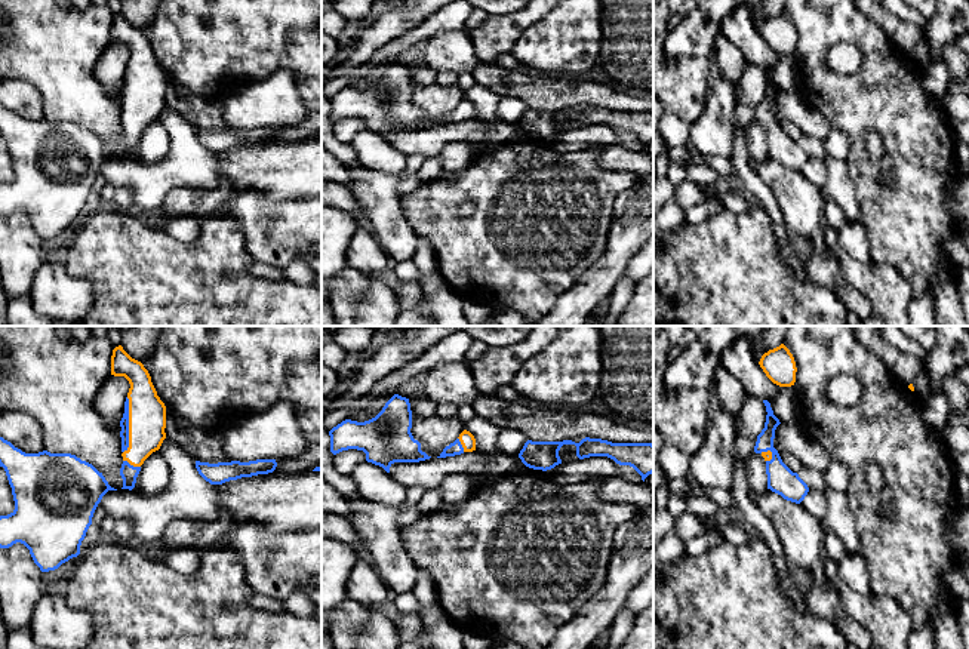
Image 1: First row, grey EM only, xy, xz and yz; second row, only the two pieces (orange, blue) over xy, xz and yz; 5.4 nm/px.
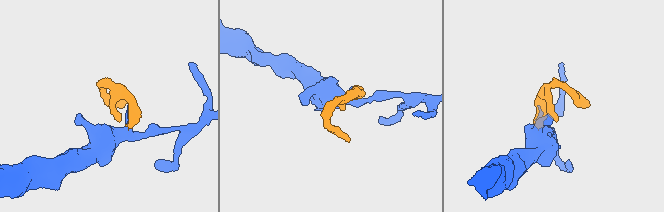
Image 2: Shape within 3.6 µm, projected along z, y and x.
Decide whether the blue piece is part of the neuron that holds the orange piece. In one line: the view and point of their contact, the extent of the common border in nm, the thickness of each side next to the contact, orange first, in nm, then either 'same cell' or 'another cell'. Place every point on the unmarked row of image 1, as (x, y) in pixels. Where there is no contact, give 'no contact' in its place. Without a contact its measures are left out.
contact xy (129, 94); length 300 nm; calibres 200 and 50 nm; same cell

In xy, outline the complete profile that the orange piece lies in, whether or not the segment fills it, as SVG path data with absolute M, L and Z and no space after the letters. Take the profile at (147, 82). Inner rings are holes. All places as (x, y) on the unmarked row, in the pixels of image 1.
M121 13L113 18L111 24L111 43L124 44L129 52L129 61L124 70L124 81L120 89L120 105L121 105L121 124L123 132L120 136L120 144L123 147L123 156L132 159L136 151L136 145L141 139L144 129L156 119L160 117L163 108L166 107L166 74L157 64L157 59L151 50L151 44L144 33L132 27Z

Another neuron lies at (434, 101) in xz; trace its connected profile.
M409 67L412 79L410 101L421 111L421 119L431 126L440 124L443 117L453 111L465 98L465 93L458 86L419 86L413 80L413 67Z

